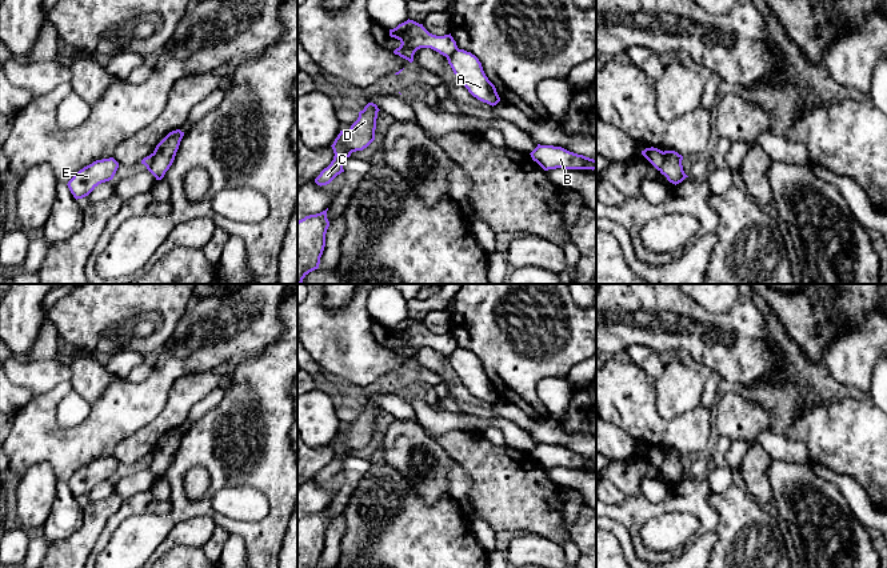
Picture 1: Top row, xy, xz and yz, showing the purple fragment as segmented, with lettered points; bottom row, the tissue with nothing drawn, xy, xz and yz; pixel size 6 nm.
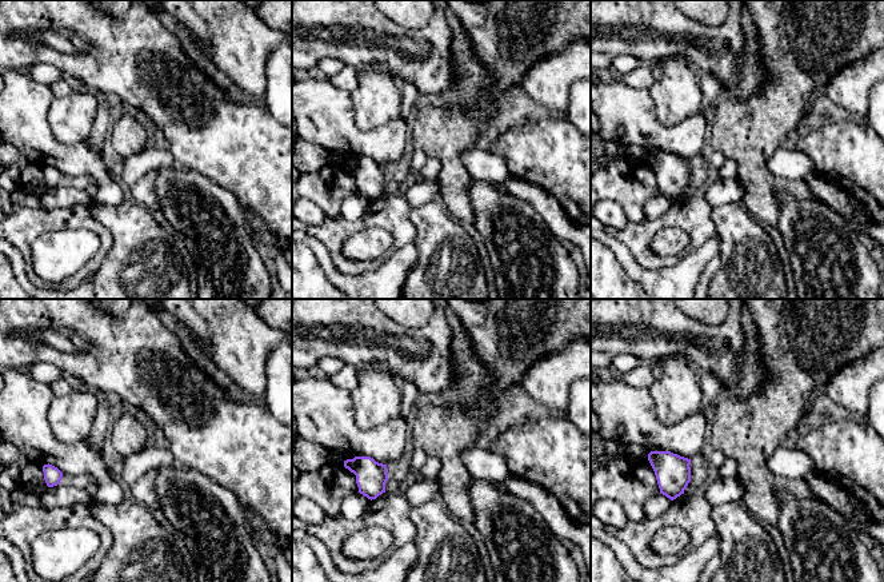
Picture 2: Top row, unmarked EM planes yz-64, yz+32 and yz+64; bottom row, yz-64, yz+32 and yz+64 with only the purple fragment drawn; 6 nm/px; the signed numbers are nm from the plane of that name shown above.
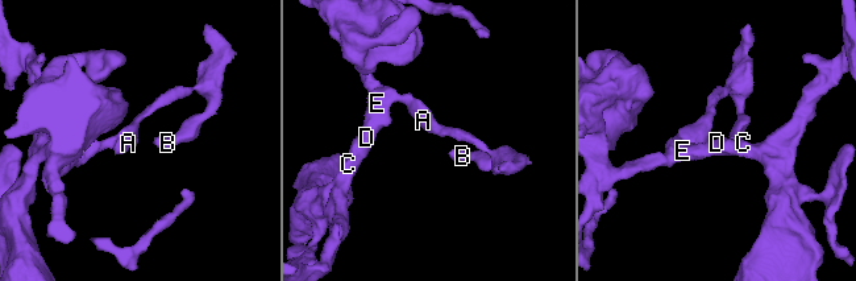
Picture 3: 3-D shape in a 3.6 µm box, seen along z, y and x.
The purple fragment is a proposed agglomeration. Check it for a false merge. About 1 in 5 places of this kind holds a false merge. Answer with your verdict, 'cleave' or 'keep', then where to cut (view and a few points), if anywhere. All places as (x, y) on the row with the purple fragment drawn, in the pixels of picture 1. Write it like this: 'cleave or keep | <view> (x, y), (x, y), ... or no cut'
cleave | yz (664, 152), (664, 160), (659, 170)

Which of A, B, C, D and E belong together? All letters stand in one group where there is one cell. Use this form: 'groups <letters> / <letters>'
groups A B / C D E

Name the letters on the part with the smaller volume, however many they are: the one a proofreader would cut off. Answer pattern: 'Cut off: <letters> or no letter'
Cut off: A, B

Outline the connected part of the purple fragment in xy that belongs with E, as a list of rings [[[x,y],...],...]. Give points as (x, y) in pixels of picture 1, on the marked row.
[[[113,157],[96,160],[80,169],[67,185],[76,200],[83,199],[99,184],[112,180],[117,168],[119,163]]]

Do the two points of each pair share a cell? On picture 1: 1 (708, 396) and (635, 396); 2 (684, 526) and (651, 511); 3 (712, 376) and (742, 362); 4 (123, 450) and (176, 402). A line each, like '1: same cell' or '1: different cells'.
1: different cells
2: different cells
3: different cells
4: same cell

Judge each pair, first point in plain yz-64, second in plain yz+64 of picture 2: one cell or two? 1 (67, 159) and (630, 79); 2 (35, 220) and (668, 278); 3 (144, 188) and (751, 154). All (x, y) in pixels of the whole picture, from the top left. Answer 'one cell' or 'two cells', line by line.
1: two cells
2: two cells
3: one cell

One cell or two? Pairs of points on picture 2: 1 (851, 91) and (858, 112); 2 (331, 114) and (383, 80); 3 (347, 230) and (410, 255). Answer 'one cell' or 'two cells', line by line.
1: one cell
2: two cells
3: two cells

